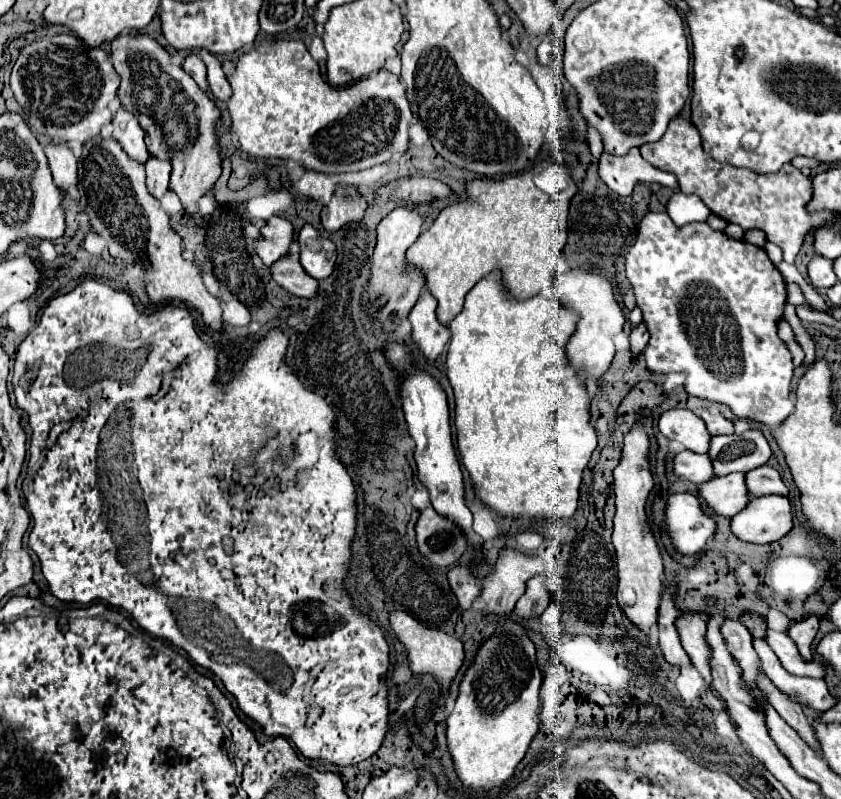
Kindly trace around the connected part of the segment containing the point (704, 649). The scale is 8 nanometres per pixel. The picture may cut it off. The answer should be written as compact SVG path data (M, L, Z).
M692 613L692 621L688 621L686 615L684 615L682 619L678 619L678 633L682 633L682 647L686 649L692 665L704 677L708 689L712 691L712 695L720 701L722 709L726 711L726 701L710 685L712 683L712 669L710 669L712 649L710 649L710 645L706 641L706 621L702 621L698 613Z

